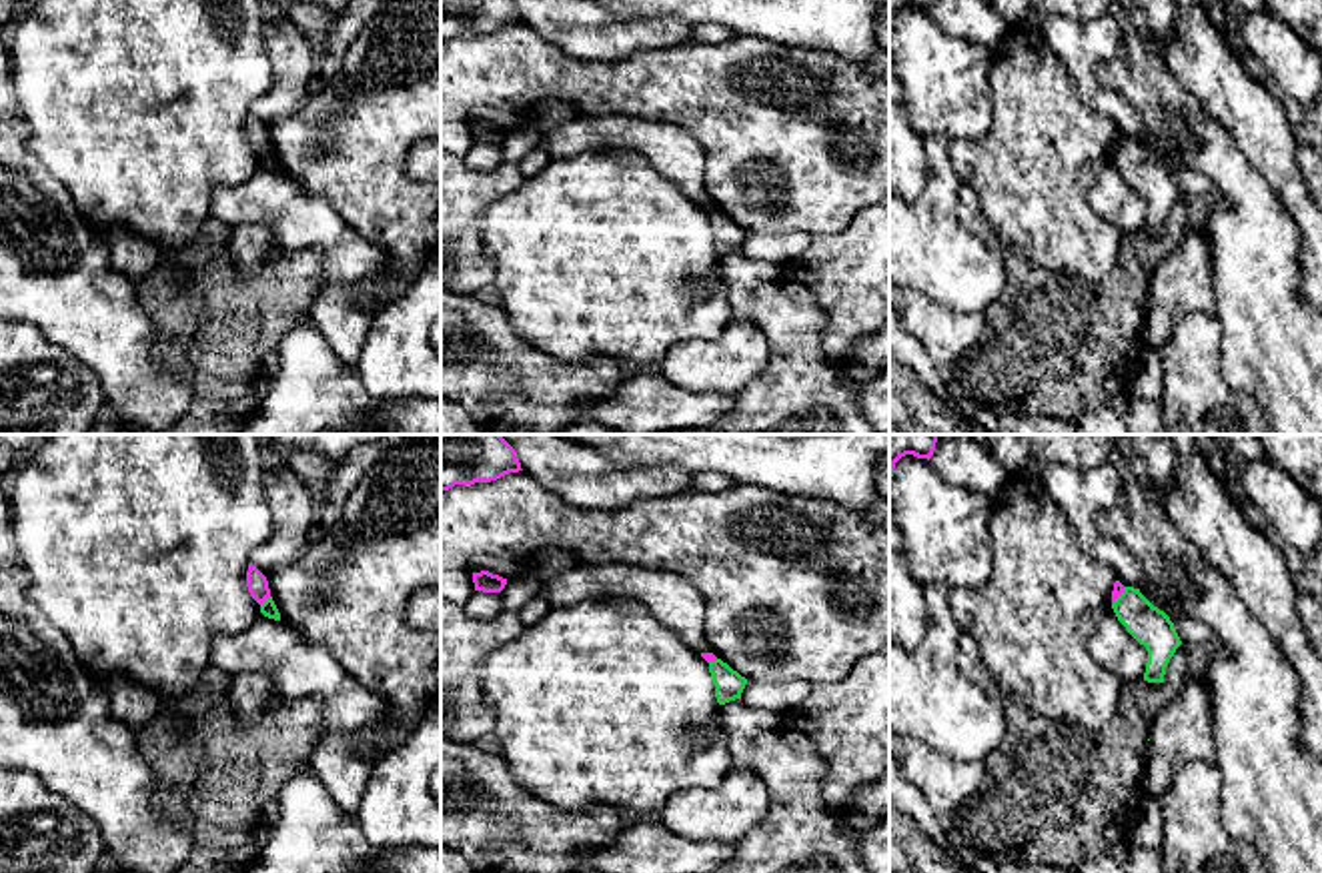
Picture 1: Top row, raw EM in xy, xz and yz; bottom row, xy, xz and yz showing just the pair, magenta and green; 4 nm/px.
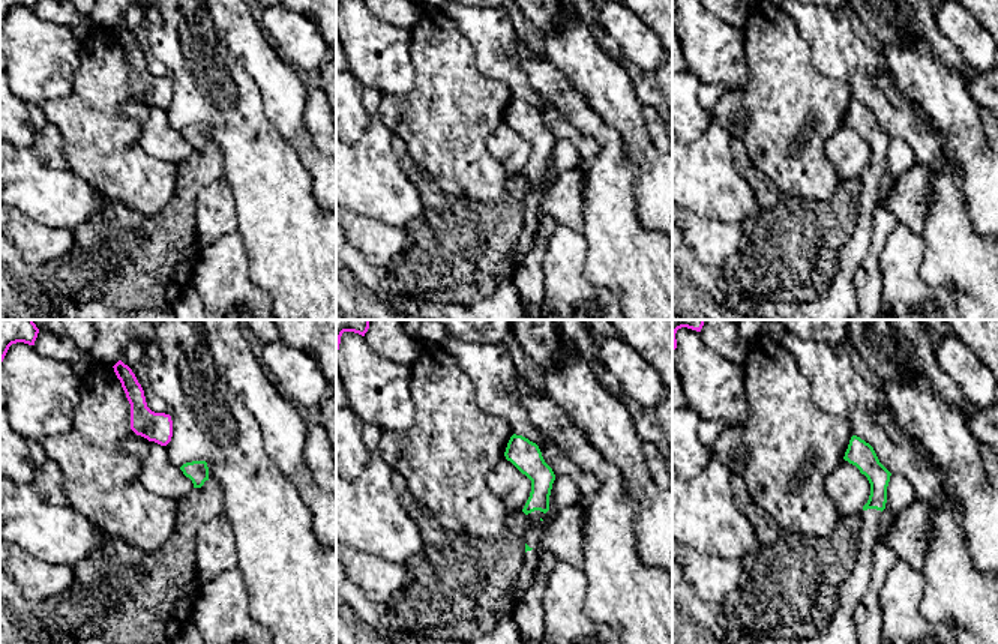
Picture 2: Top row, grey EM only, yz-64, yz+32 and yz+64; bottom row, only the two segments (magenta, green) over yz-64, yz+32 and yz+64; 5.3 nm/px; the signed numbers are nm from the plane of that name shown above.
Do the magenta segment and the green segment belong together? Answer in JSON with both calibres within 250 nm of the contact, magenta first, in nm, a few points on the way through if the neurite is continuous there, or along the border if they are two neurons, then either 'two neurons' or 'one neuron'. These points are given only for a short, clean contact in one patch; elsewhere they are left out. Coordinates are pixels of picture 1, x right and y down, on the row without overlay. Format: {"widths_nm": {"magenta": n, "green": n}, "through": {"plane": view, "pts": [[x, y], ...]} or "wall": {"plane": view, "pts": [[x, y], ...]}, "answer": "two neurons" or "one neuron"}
{"widths_nm": {"magenta": 90, "green": 70}, "wall": {"plane": "xy", "pts": [[269, 147], [261, 157]]}, "answer": "two neurons"}

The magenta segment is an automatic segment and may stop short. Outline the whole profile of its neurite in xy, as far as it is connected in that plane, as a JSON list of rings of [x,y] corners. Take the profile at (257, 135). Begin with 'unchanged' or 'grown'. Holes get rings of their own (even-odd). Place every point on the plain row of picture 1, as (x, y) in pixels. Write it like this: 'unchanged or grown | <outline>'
unchanged | [[[250,114],[246,122],[246,138],[250,148],[262,156],[270,148],[266,128]]]

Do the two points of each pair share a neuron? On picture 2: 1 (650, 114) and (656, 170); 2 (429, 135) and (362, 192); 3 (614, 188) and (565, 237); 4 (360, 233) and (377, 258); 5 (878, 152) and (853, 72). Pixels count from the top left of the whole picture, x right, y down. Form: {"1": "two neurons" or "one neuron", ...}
{"1": "two neurons", "2": "two neurons", "3": "two neurons", "4": "one neuron", "5": "two neurons"}

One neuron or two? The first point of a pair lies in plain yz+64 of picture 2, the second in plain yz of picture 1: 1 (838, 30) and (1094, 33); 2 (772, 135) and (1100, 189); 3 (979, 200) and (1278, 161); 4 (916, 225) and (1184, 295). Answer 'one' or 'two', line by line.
1: one
2: two
3: one
4: one

